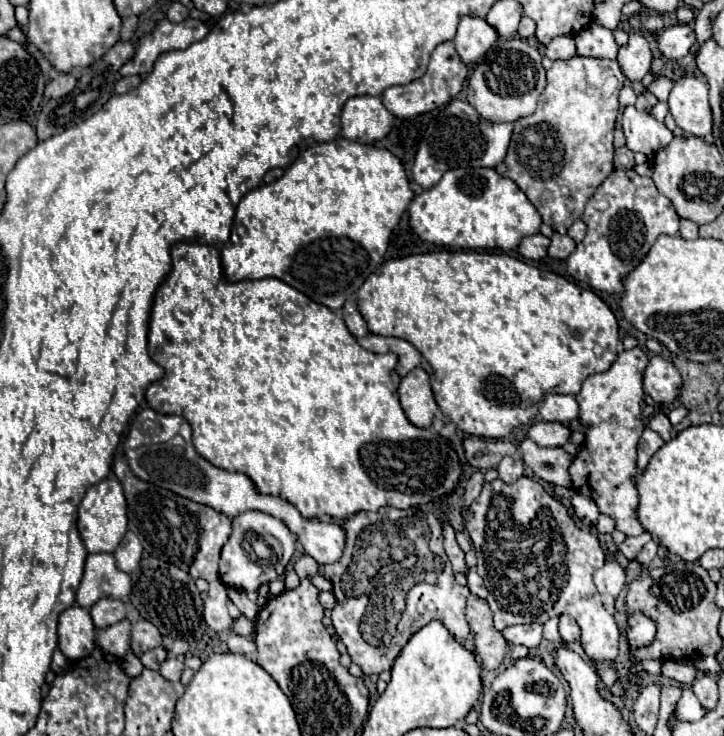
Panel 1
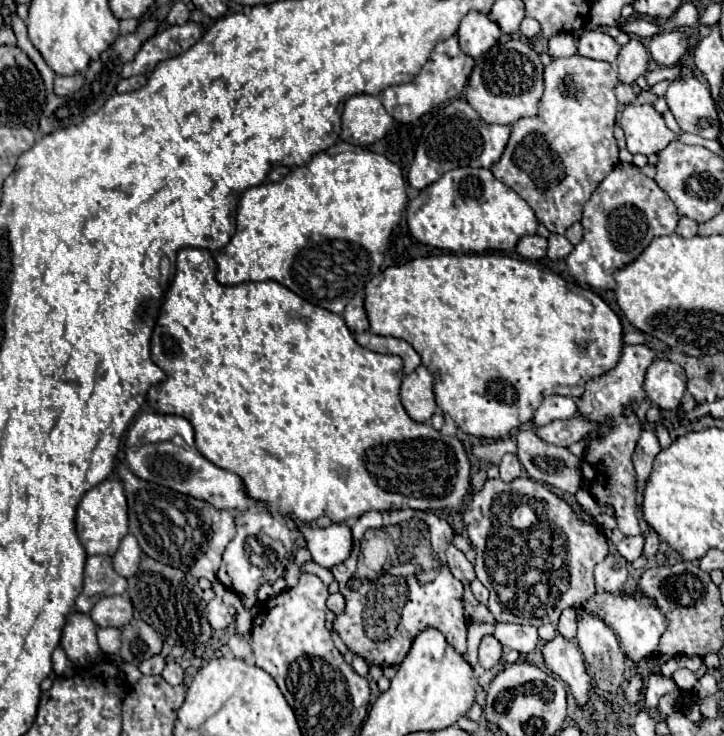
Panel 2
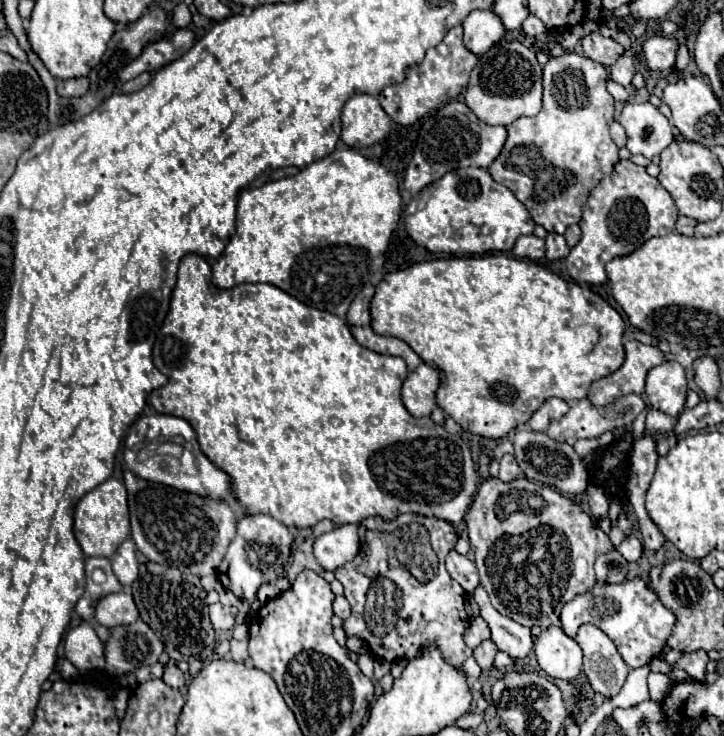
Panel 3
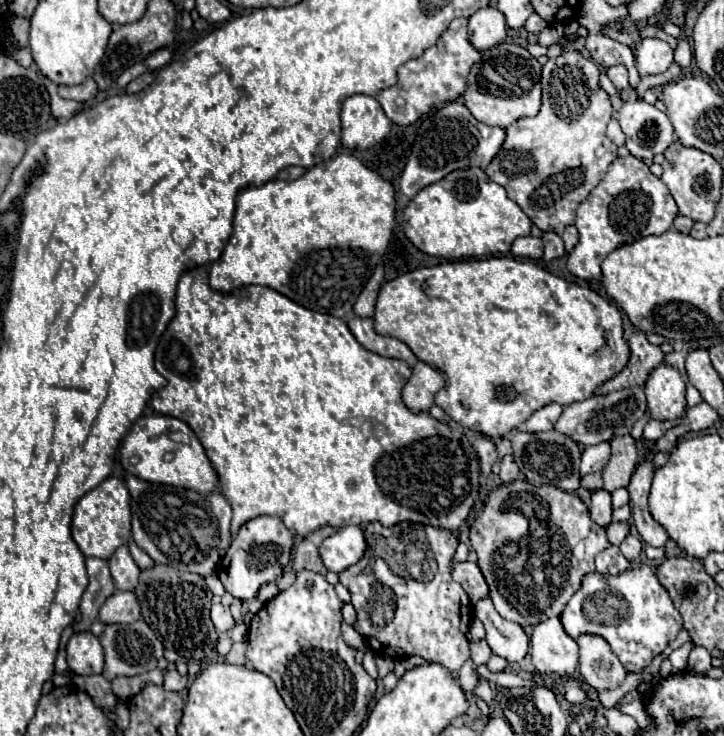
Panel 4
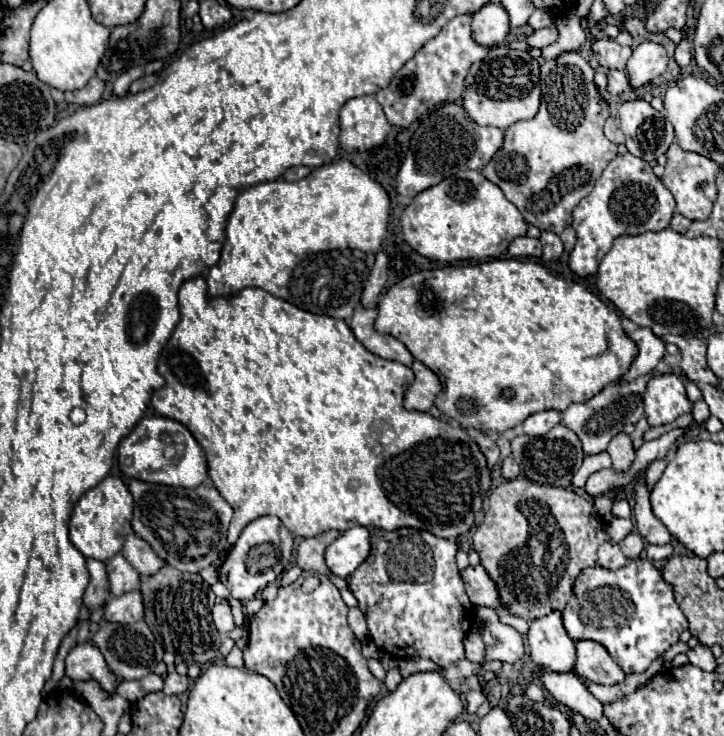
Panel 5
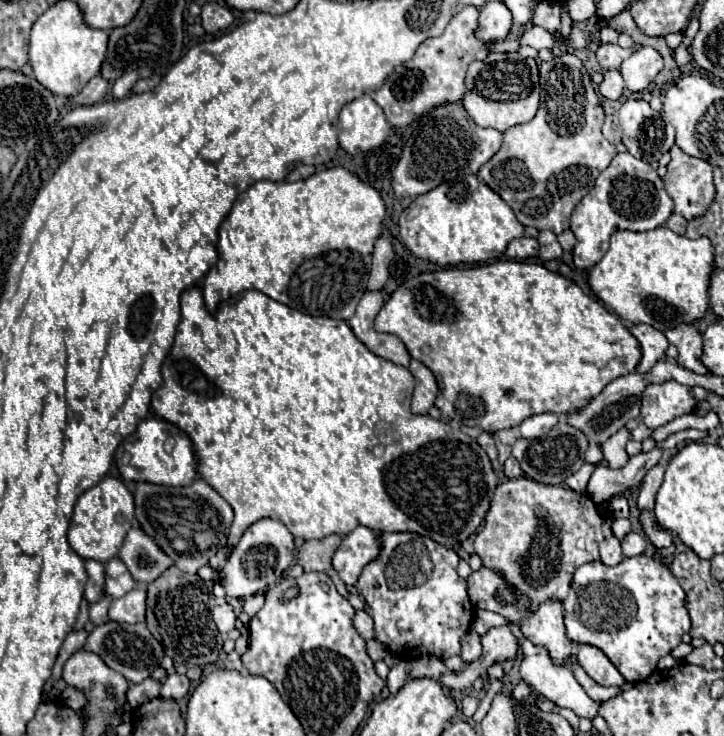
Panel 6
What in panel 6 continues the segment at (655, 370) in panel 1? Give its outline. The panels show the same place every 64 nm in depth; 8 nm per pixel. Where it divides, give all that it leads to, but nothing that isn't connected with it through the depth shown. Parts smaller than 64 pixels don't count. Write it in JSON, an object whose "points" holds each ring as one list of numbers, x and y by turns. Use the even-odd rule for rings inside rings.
{"points":[[674,380,650,384,642,394,640,418,650,430,656,430,678,416,692,414,696,404,698,400,694,398,690,386,682,386]]}

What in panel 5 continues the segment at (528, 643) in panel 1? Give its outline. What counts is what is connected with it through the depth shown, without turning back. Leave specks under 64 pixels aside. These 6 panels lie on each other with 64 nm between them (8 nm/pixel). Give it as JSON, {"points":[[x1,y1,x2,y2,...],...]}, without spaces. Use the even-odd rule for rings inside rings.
{"points":[[478,608,478,616,486,620,486,628,482,632,486,654,480,666,486,666,490,660,500,662,518,662,524,656,524,642,520,632,516,632,512,626,506,626,498,622,498,614,492,608]]}

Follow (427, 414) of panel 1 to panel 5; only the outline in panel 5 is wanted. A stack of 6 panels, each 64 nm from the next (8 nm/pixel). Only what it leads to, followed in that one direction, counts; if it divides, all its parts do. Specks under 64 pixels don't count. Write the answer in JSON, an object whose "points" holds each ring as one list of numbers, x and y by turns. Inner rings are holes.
{"points":[[414,362,412,364,412,370,414,370,414,384,408,388,408,394,406,394,406,400,404,400,404,406,408,410,416,410,416,412,428,412,430,406,434,404,434,398,436,394,442,390,440,386,440,380,438,376,426,368,422,362]]}

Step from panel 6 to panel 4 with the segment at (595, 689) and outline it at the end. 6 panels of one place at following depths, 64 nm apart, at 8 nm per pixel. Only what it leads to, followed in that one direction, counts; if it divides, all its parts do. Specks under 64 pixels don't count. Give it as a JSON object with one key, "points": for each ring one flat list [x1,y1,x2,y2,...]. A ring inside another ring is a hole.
{"points":[[614,688,614,690,598,690,598,700,602,702,604,708,614,708,622,698,624,698,624,688]]}

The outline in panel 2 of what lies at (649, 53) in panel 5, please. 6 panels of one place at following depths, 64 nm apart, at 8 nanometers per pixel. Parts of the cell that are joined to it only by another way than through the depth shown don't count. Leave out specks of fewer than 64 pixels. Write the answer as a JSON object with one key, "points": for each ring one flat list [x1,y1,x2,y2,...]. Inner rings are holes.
{"points":[[662,32,652,36,648,52,652,60,660,66,674,66,686,52,688,38,682,32]]}

